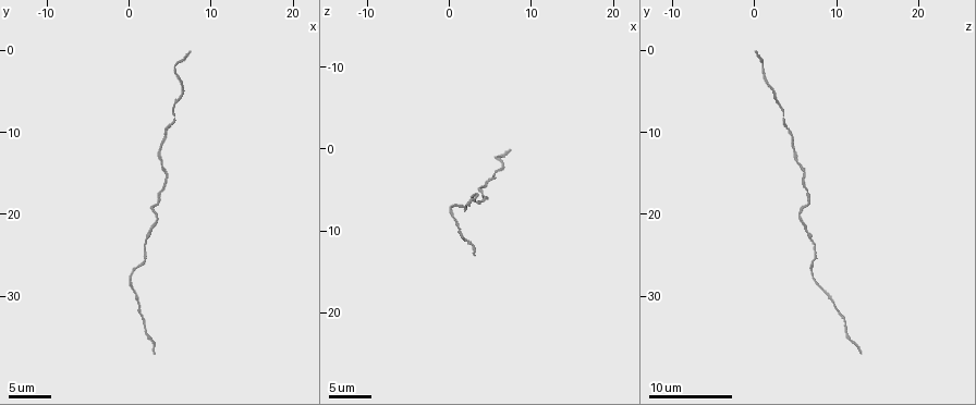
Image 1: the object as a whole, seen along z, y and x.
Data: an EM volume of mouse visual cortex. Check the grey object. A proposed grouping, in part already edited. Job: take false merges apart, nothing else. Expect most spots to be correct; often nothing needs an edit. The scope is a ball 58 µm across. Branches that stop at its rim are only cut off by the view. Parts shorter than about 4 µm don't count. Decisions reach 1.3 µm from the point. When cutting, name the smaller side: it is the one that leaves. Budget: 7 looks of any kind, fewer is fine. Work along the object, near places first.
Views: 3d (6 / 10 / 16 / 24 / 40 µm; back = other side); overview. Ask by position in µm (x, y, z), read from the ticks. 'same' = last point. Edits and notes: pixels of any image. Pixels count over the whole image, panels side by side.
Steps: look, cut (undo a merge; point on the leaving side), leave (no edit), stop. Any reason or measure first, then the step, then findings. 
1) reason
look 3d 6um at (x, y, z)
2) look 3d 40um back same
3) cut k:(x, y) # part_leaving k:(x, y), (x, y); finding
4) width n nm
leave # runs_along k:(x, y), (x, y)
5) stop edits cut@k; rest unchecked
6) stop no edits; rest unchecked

look 3d 6um at (0.6, 27.6, 7.2)

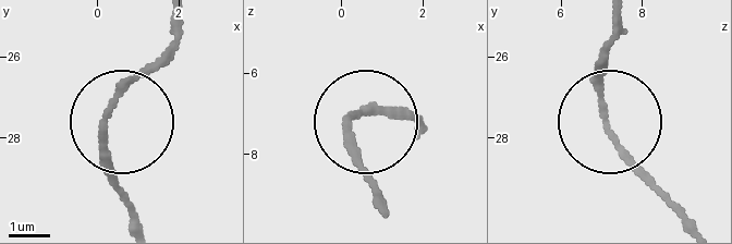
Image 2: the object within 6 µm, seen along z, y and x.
leave # runs_along 2:(613, 20), (604, 123), (672, 204); continuous, no second cell

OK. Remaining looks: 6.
calibre changes
look 3d 16um at (2.2, 34.0, 11.2)

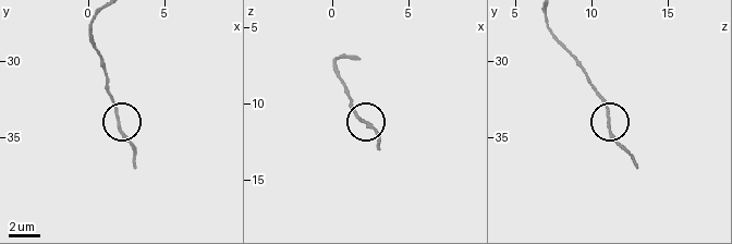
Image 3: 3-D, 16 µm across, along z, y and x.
look 3d 6um at (1.8, 34.0, 11.2)

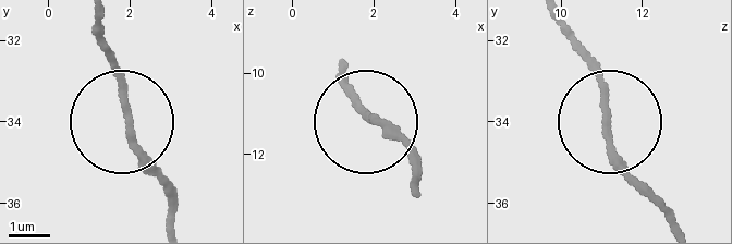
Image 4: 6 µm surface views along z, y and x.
leave # runs_along 4:(95, 20), (130, 144), (175, 193); continuous, no second cell

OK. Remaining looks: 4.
calibre changes
look 3d 16um at (4.6, 9.8, 3.8)

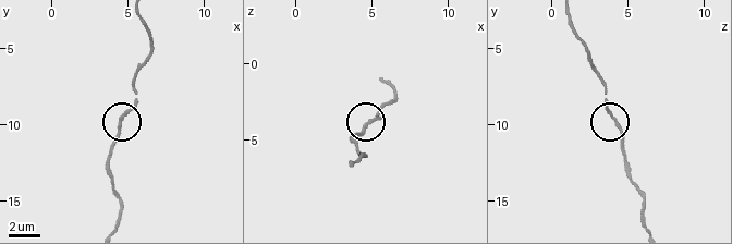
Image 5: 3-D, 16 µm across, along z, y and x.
leave # runs_along 5:(645, 226), (644, 198), (631, 175), (605, 86); continuous, no second cell

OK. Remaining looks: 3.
look 3d 16um at (2.8, 19.2, 6.4)

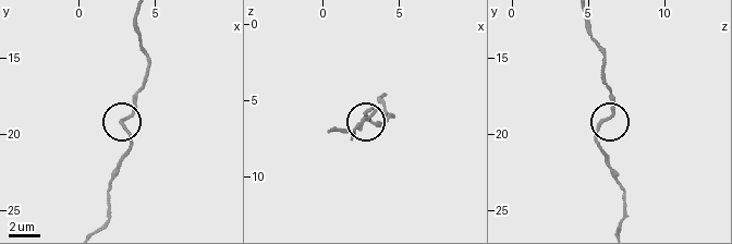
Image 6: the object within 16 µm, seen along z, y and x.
from behind
look 3d 16um back at (3.0, 18.8, 6.2)

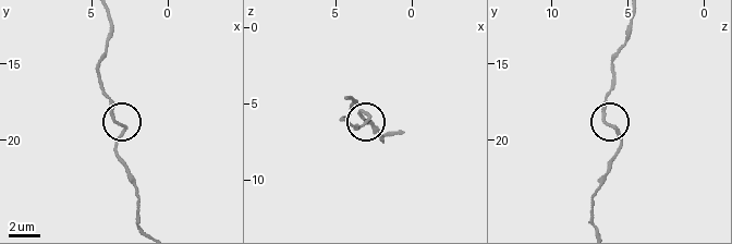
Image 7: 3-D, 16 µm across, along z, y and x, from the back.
width 180 nm
leave # continuous, no second cell

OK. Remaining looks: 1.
stop no edits; rest unchecked

